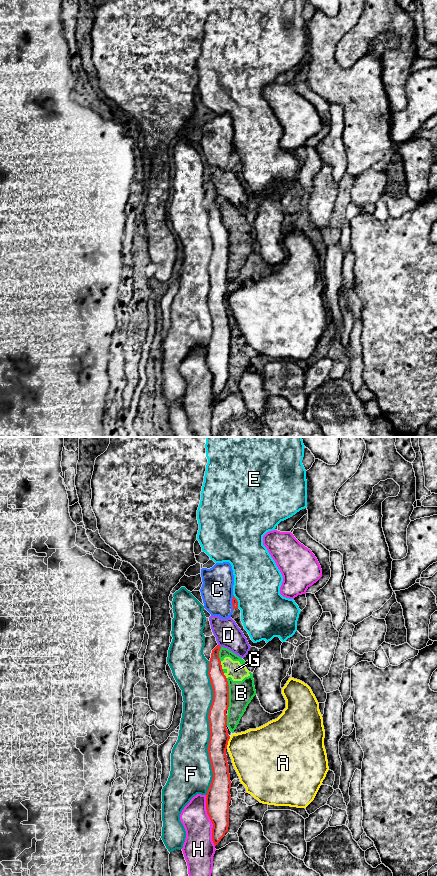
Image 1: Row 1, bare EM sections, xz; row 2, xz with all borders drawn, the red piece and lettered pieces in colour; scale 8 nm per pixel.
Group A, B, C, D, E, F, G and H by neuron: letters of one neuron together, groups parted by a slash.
A / B G / C / D / E / F / H

